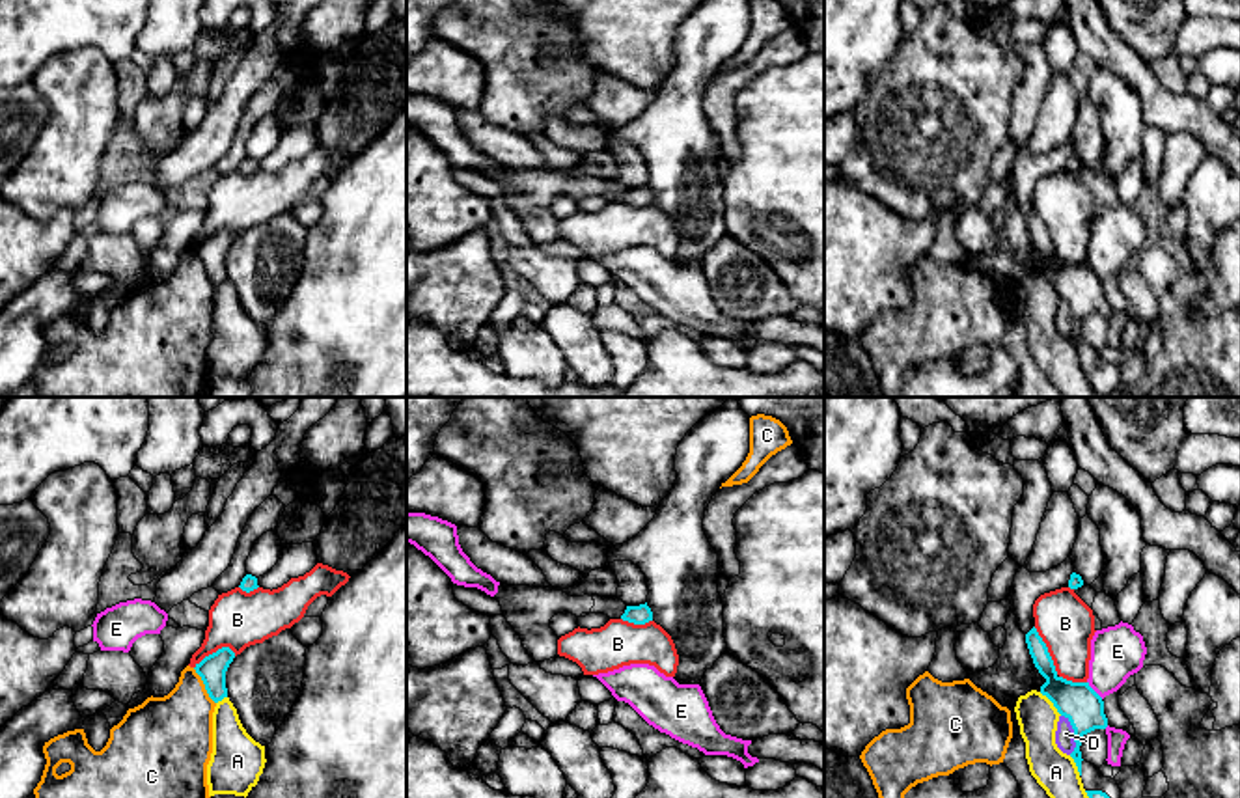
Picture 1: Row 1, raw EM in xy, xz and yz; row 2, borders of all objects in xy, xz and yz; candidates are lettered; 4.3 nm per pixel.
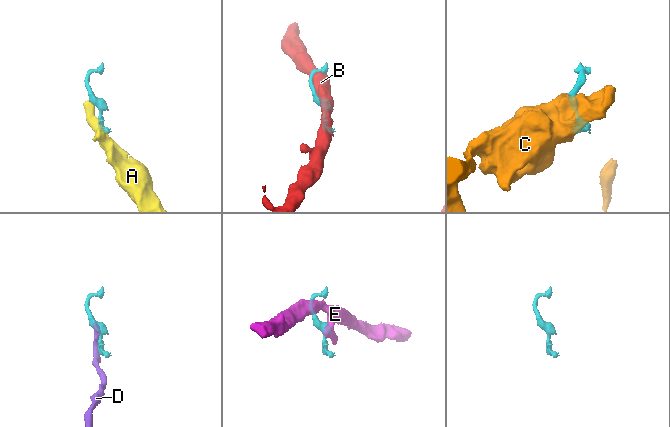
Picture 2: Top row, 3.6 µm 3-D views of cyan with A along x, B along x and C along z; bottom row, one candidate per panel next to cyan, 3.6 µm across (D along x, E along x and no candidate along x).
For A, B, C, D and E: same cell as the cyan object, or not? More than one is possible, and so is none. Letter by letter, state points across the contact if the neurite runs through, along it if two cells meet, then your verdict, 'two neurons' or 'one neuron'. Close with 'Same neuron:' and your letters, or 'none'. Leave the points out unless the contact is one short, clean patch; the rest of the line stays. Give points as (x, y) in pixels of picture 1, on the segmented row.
A: two neurons
B: two neurons
C: two neurons
D: two neurons
E: border along yz (1088, 681), (1102, 698); two neurons
Same neuron: none

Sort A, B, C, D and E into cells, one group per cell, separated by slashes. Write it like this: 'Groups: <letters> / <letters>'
Groups: A / B / C / D / E

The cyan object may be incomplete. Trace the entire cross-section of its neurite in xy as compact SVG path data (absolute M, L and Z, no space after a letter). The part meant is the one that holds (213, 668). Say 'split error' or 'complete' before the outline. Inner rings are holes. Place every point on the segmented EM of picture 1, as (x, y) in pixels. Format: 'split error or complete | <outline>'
complete | M222 647L216 653L205 656L196 664L196 673L201 677L209 697L218 703L227 697L226 671L233 662L235 653L229 647Z

